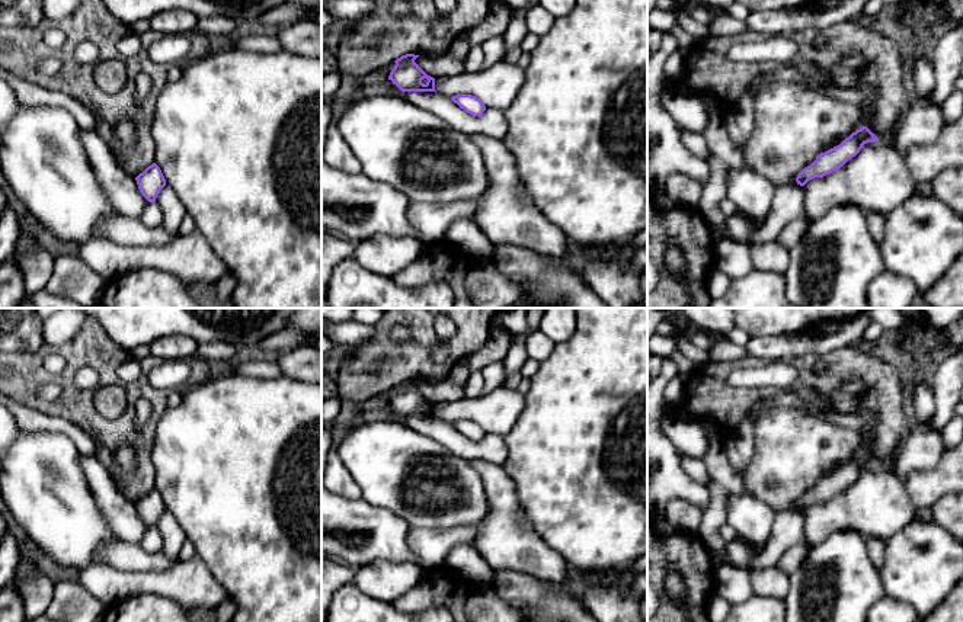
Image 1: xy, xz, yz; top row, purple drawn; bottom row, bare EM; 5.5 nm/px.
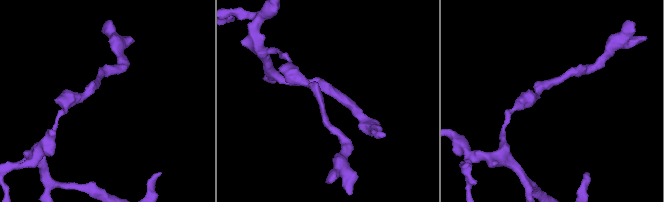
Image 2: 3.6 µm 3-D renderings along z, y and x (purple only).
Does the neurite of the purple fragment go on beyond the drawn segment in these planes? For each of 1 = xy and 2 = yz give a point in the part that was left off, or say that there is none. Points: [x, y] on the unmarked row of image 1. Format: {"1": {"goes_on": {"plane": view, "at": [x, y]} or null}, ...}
{"1": {"goes_on": null}, "2": {"goes_on": null}}

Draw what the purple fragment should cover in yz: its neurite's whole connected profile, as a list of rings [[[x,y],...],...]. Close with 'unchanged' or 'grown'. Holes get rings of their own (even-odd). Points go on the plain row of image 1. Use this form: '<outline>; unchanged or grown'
[[[867,452],[857,455],[839,471],[820,478],[810,491],[804,493],[796,503],[797,510],[804,512],[815,503],[823,503],[841,494],[848,485],[860,478],[864,469],[874,466],[879,465]]]; unchanged

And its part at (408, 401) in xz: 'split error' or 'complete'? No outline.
complete

